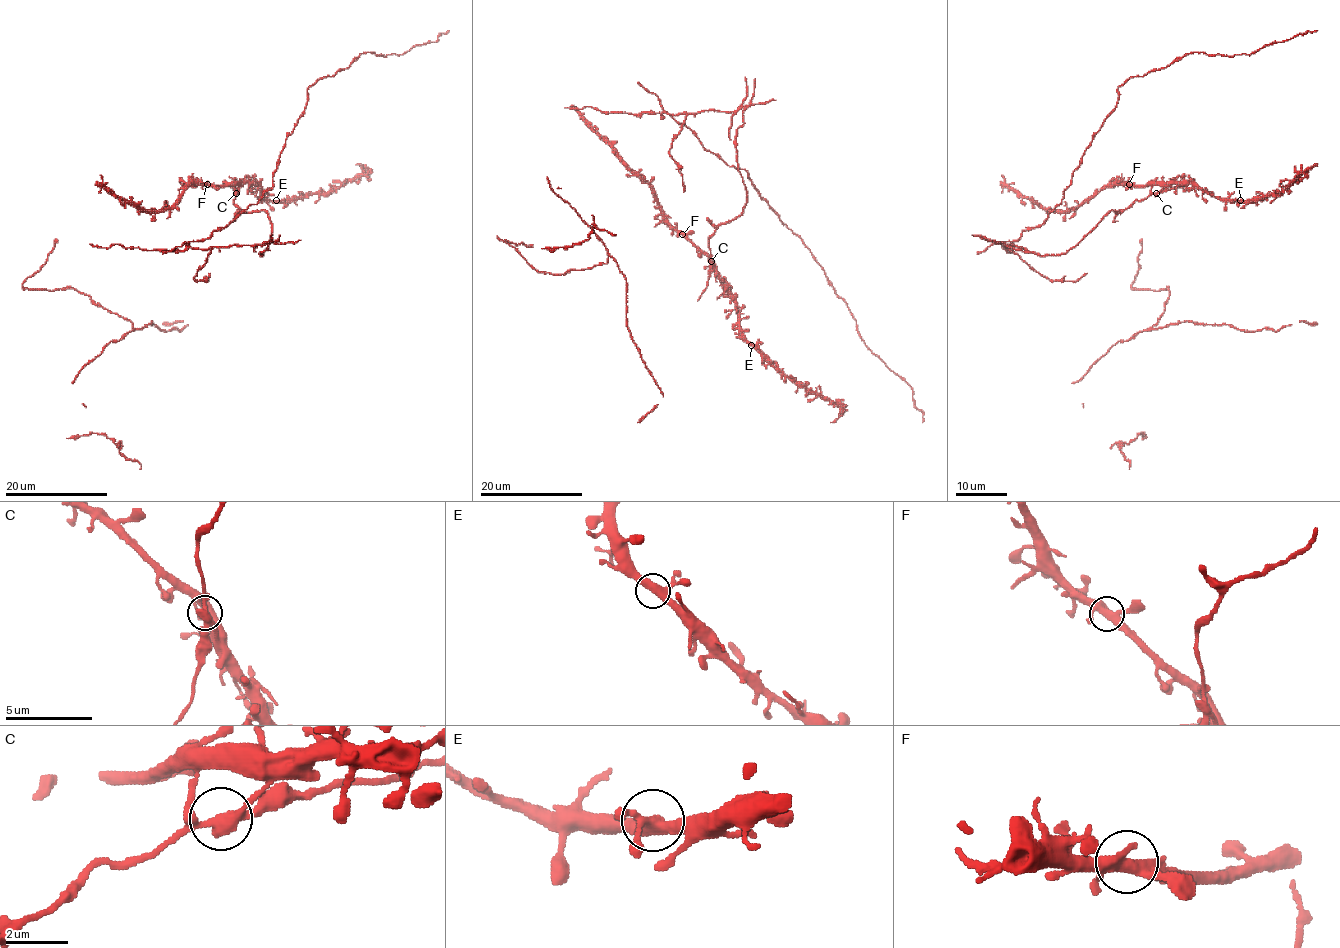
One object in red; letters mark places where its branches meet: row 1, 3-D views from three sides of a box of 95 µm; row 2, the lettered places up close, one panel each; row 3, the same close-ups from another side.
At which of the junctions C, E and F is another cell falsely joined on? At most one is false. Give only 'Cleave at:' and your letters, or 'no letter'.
Cleave at: C

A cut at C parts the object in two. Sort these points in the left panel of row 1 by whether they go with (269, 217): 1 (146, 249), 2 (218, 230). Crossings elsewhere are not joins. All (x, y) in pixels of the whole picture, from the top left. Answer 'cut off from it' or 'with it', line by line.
1: with it
2: cut off from it

